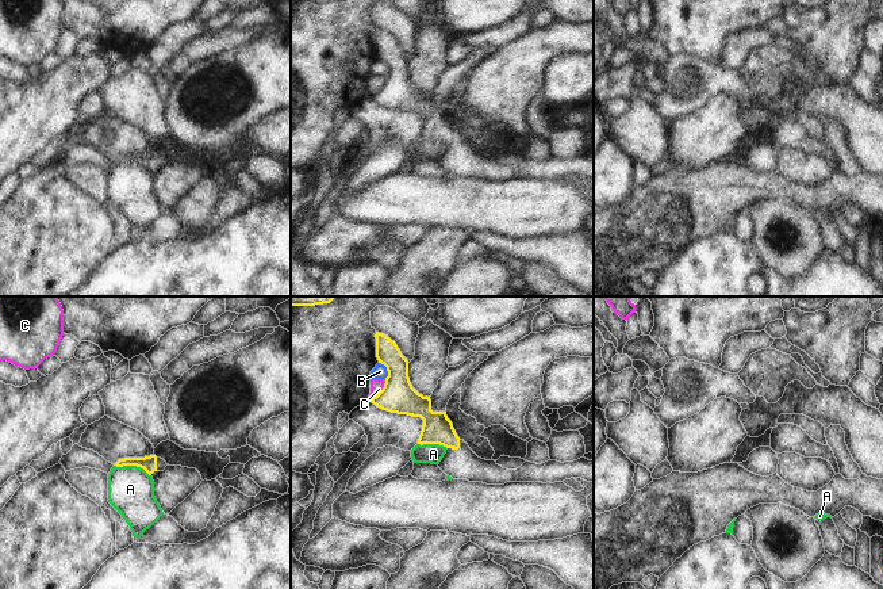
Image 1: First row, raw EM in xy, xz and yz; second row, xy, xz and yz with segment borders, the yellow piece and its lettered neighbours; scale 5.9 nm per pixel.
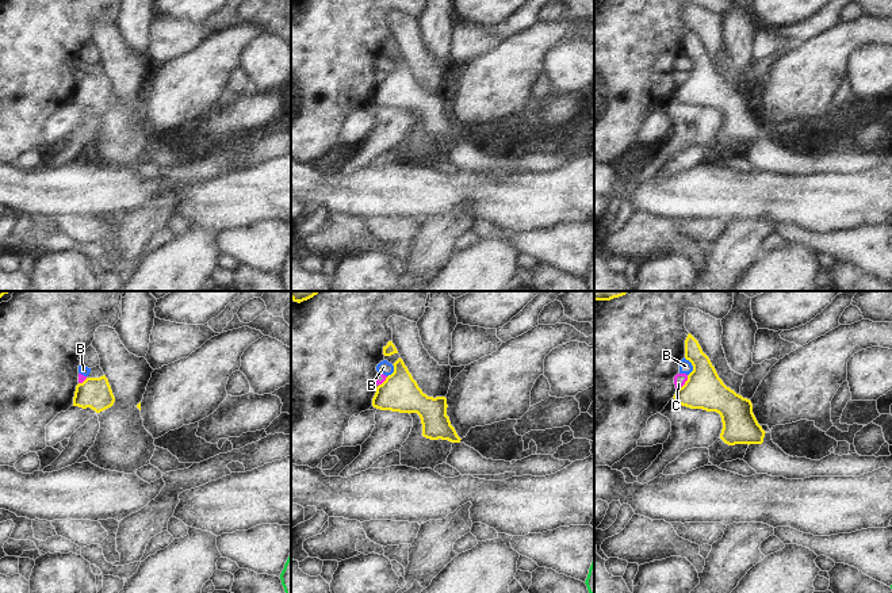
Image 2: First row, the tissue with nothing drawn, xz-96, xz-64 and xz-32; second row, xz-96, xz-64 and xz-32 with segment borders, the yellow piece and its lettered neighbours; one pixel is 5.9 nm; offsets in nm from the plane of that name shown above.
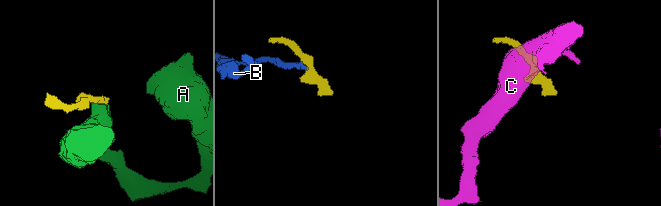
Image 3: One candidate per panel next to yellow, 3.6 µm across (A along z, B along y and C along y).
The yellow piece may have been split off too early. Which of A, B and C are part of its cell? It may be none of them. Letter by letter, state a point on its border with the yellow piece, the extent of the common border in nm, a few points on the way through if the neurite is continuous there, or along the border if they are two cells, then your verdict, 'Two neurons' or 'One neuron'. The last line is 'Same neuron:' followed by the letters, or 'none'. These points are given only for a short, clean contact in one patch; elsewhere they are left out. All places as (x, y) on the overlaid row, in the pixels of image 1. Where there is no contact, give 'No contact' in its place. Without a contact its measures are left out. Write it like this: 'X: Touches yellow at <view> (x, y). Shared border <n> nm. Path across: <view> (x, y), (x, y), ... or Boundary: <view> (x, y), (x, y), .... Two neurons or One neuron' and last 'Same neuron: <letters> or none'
A: Touches yellow at xy (133, 465). Shared border 240 nm. Boundary: xy (114, 465), (139, 466), (150, 475). Two neurons
B: Touches yellow at xz (387, 370). Shared border 110 nm. Boundary: xz (379, 362), (386, 367), (386, 378). Two neurons
C: Touches yellow at xz (382, 390). Shared border 160 nm. Boundary: xz (386, 379), (382, 389), (369, 400). Two neurons
Same neuron: none

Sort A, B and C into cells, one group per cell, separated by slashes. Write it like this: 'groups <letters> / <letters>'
groups A / B / C

